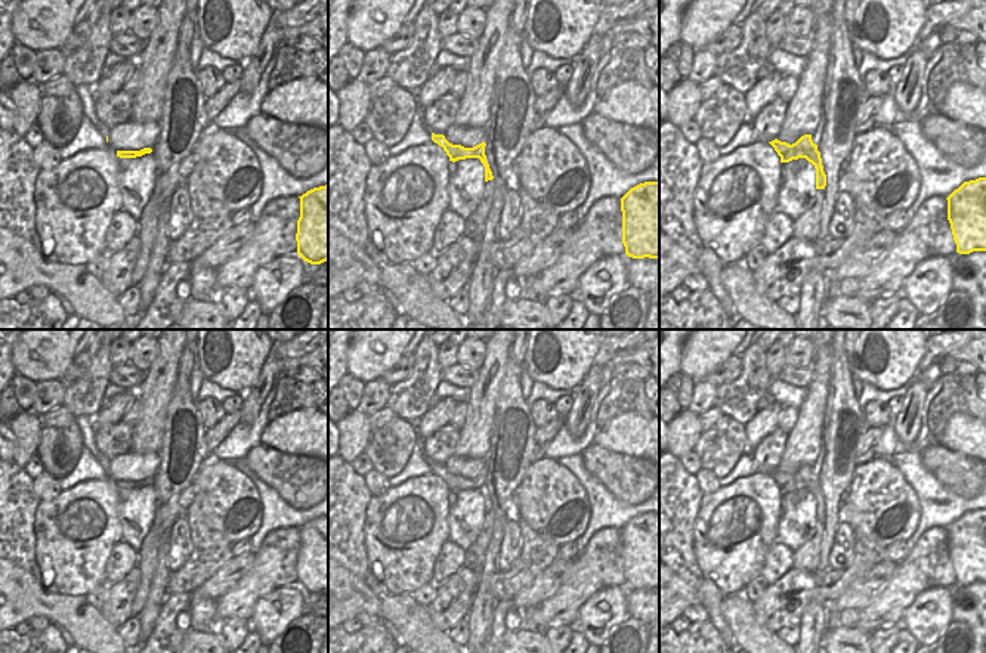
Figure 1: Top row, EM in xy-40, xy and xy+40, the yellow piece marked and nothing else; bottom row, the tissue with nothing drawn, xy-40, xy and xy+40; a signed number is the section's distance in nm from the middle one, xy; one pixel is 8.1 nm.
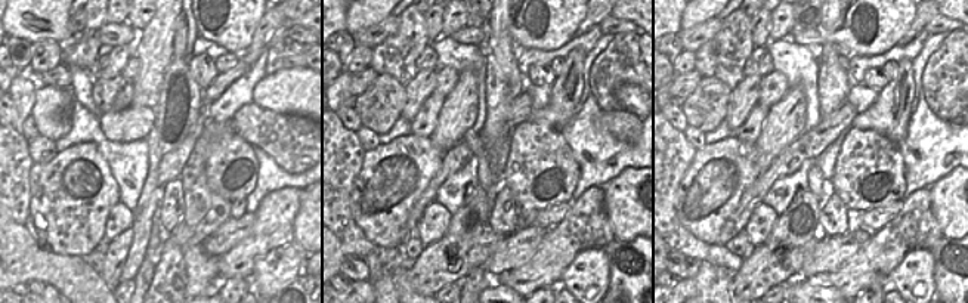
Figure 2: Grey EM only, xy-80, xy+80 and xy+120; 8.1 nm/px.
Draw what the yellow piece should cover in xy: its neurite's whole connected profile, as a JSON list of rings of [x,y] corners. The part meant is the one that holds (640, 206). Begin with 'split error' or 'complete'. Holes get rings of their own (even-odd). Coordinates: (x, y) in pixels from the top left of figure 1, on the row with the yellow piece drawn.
complete | [[[659,180],[631,188],[621,198],[622,244],[633,259],[659,259]]]

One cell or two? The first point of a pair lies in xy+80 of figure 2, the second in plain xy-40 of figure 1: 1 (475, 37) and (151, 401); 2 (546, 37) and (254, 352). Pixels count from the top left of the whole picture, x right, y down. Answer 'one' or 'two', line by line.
1: two
2: one

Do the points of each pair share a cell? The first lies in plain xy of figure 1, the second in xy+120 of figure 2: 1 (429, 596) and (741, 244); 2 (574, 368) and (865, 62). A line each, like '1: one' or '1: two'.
1: one
2: two

